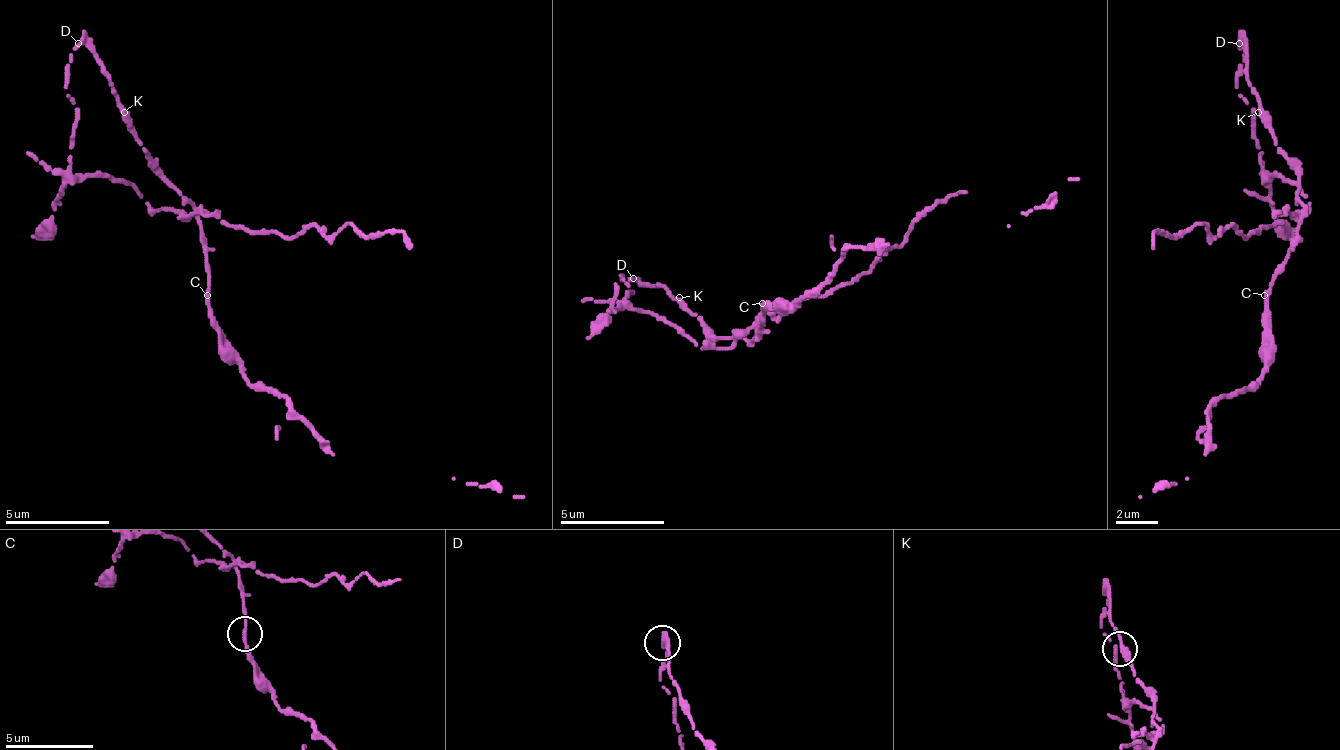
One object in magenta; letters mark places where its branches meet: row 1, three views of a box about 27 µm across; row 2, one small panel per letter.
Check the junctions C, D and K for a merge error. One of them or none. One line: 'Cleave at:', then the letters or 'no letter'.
Cleave at: D

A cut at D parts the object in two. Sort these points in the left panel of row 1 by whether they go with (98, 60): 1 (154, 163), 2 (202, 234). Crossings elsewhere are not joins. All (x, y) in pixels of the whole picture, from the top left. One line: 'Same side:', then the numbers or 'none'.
Same side: 1, 2

